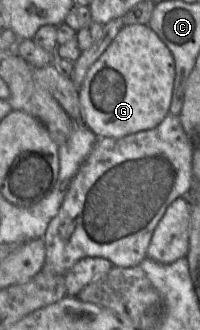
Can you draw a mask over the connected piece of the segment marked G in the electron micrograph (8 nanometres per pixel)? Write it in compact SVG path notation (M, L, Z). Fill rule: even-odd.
M148 24L124 26L79 87L83 123L98 138L122 138L157 127L169 113L175 61Z

